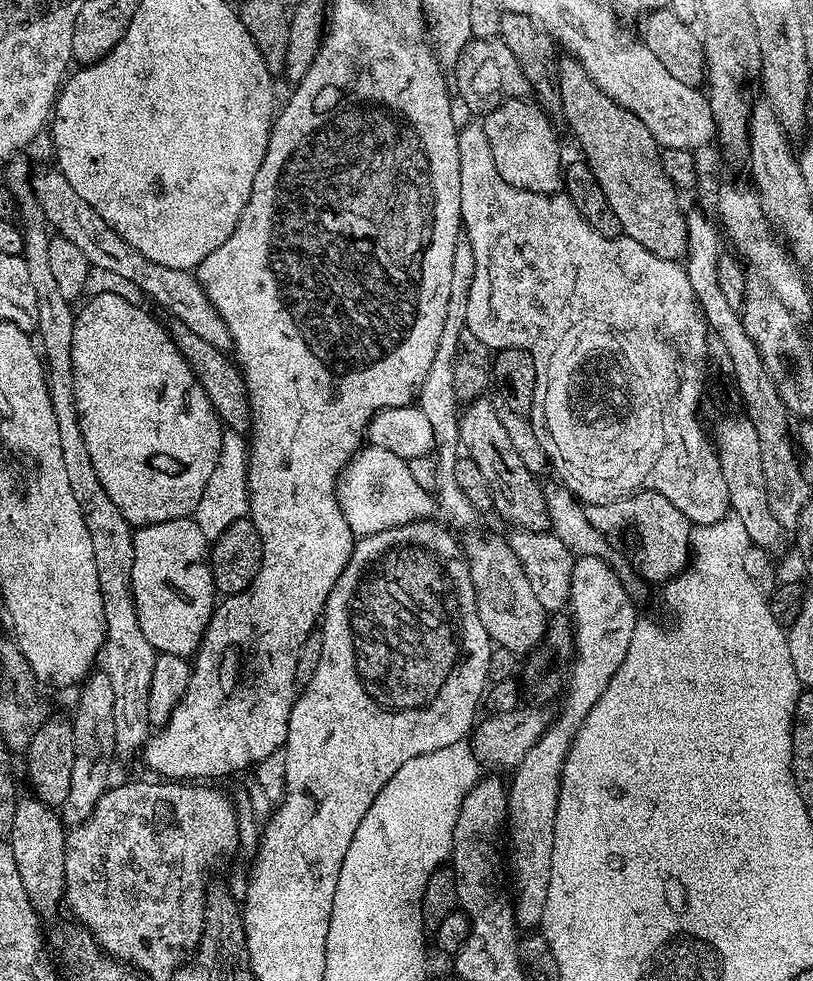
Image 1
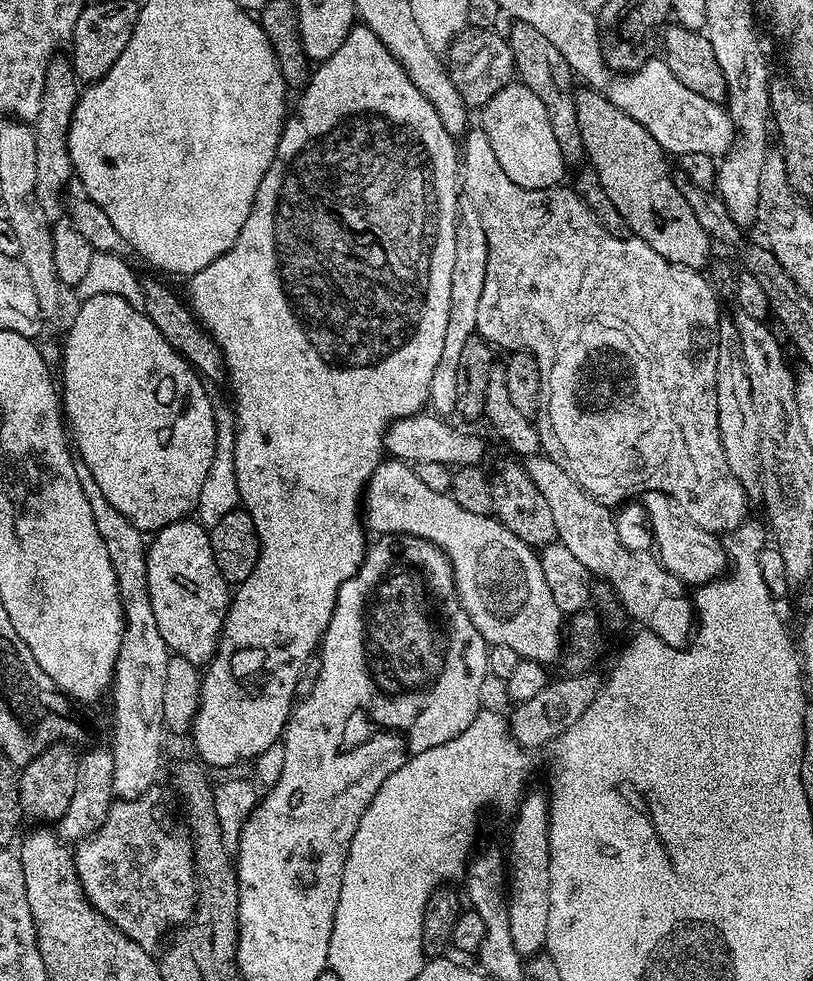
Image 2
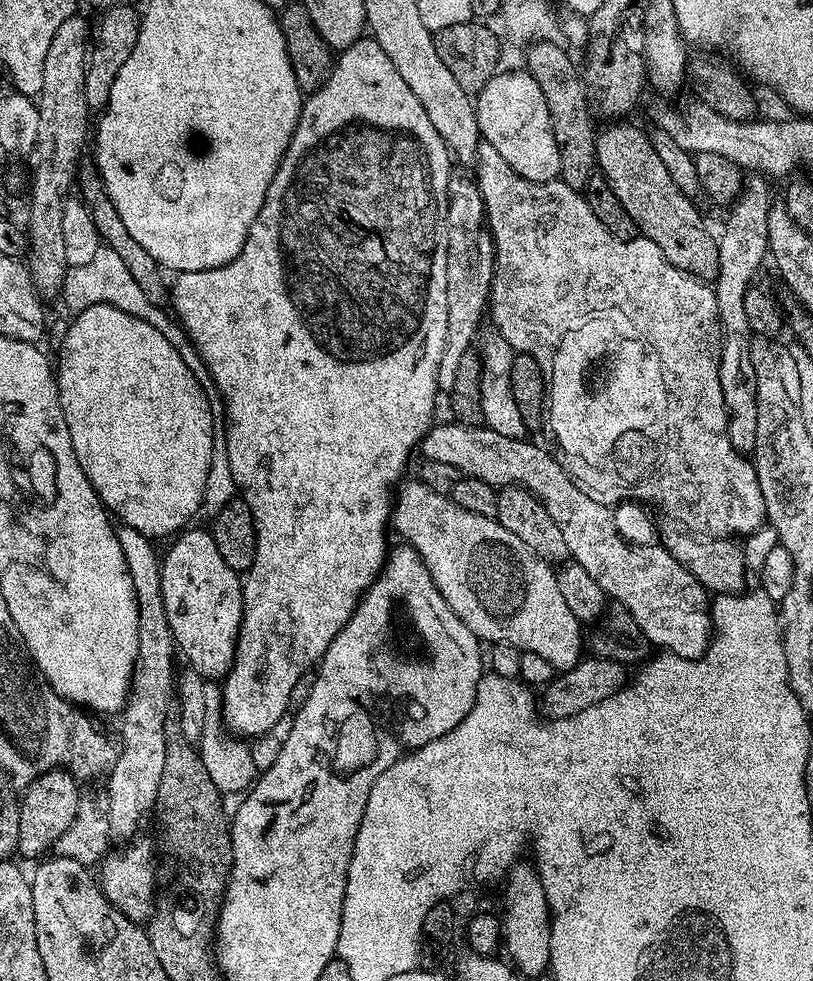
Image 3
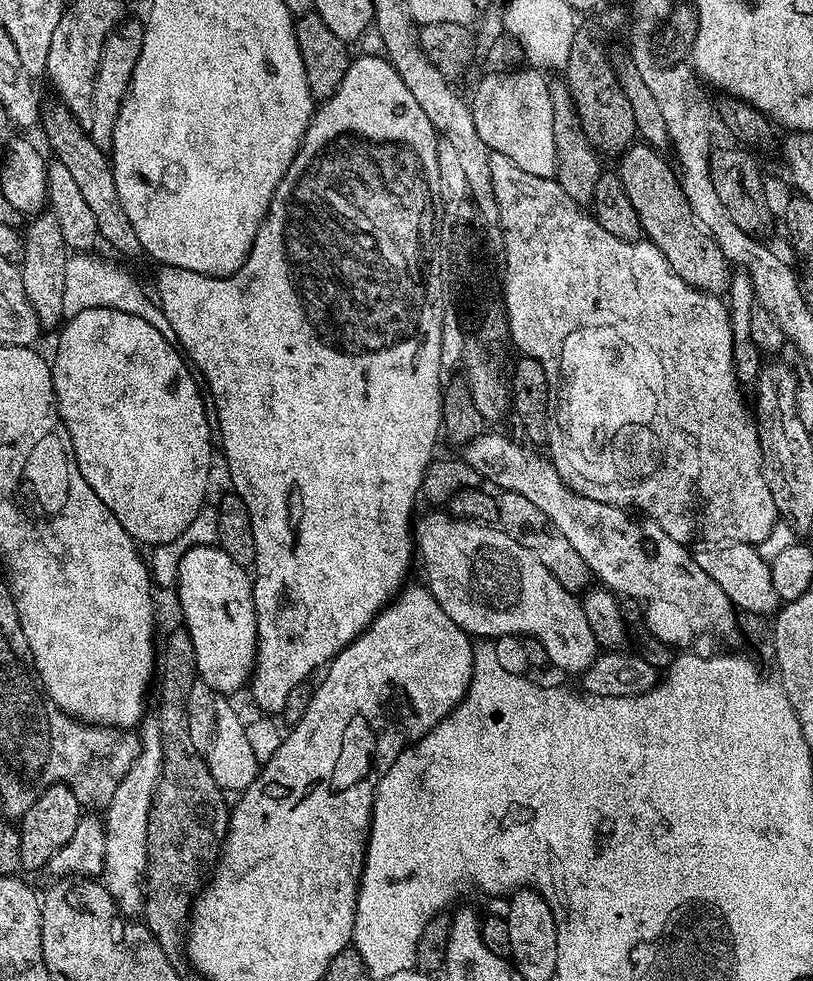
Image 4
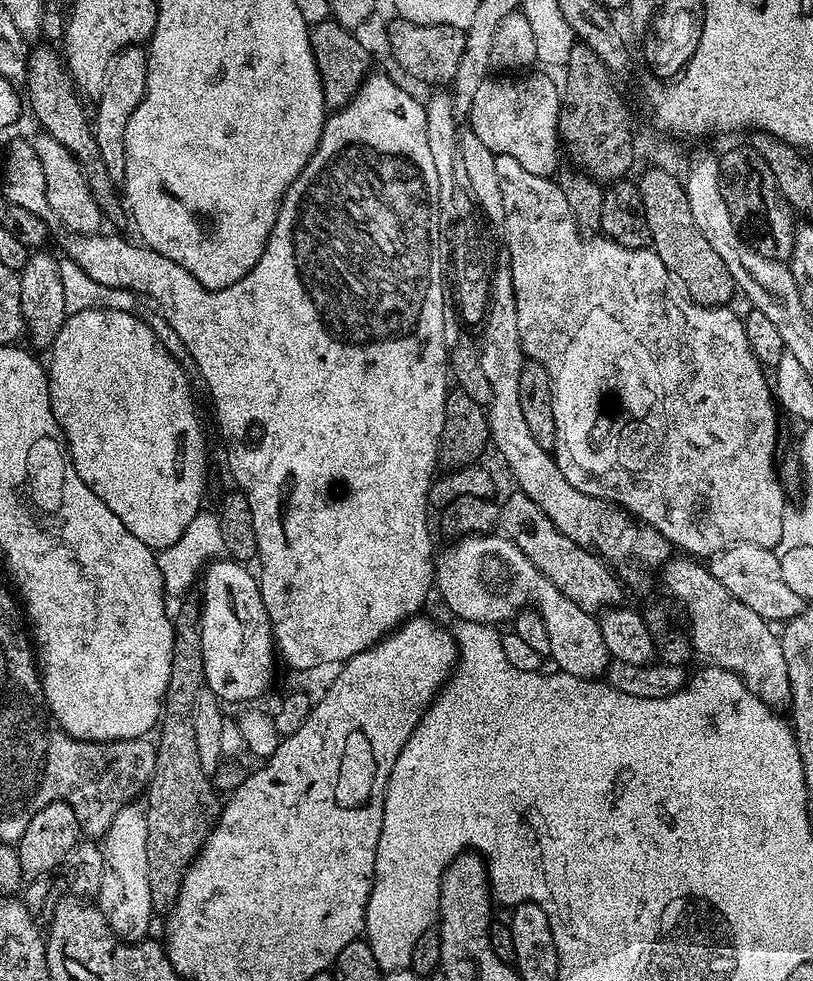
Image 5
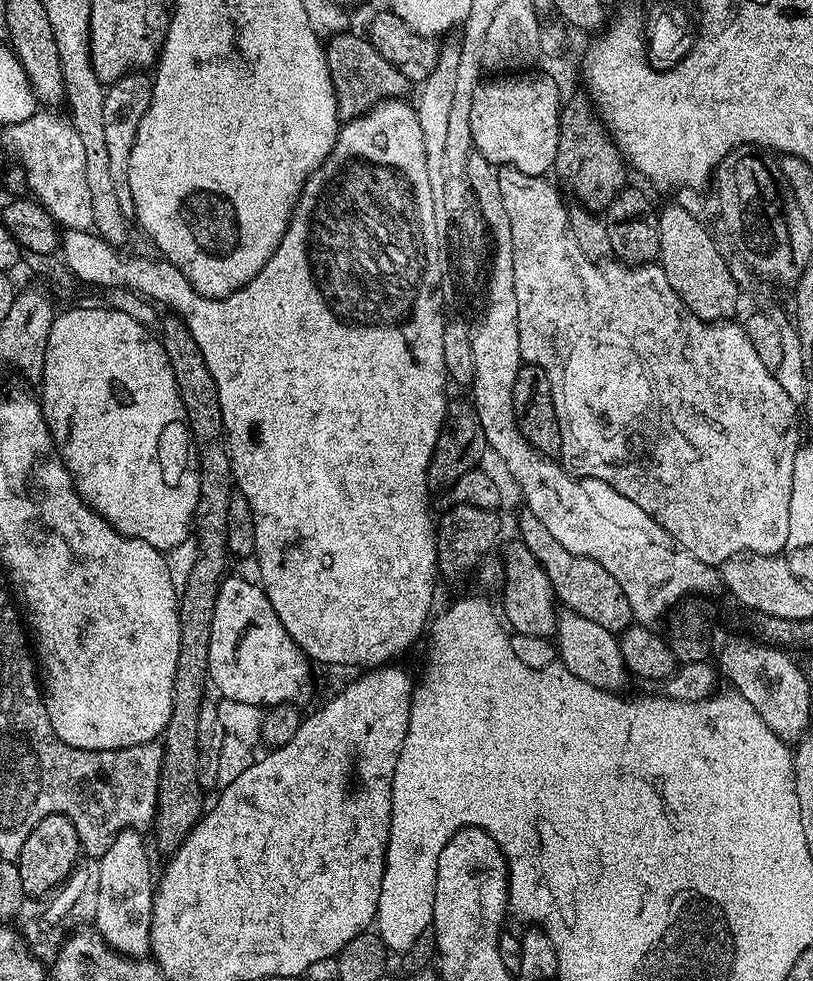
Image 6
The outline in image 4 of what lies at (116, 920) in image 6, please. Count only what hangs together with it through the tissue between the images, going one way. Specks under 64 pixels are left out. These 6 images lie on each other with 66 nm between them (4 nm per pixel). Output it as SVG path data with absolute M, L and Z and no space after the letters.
M145 715L138 728L140 753L130 766L130 770L118 782L114 798L108 803L103 817L106 834L106 862L102 883L108 889L114 902L125 916L132 918L144 911L144 881L148 871L148 851L146 850L146 826L154 790L162 774L162 734L160 722L155 715Z

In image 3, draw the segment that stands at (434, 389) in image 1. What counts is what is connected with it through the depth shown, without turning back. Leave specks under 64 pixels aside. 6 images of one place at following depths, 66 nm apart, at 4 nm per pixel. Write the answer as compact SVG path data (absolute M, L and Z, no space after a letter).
M453 174L448 180L448 253L446 254L446 346L442 350L442 362L438 362L438 386L440 392L451 393L454 378L458 374L458 361L462 354L473 351L472 339L480 328L480 319L485 319L486 309L492 295L492 278L496 270L496 247L492 241L492 231L488 229L488 219L484 213L482 194L471 175Z

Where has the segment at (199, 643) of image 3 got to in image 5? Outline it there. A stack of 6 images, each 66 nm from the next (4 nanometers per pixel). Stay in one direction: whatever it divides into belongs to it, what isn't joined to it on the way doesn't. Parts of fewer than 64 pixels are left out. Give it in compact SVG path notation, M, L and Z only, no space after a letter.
M216 558L211 561L203 569L202 580L204 578L204 585L200 588L199 599L202 601L202 607L200 610L200 633L202 634L202 662L204 663L204 683L211 692L216 695L221 702L227 702L228 700L232 704L236 704L239 700L256 700L268 687L272 684L272 667L278 664L278 656L274 651L274 641L272 638L272 623L270 618L266 614L266 606L262 602L260 597L260 586L255 575L252 576L247 572L243 563L237 562L231 558Z

